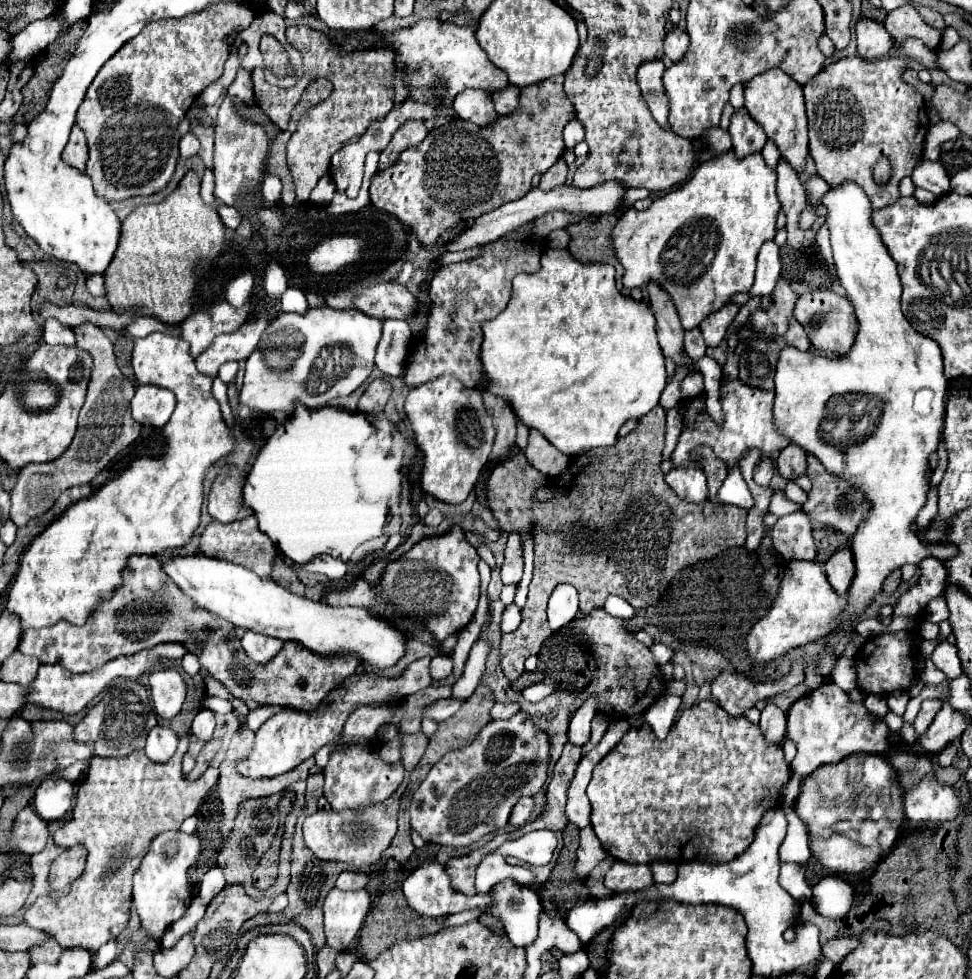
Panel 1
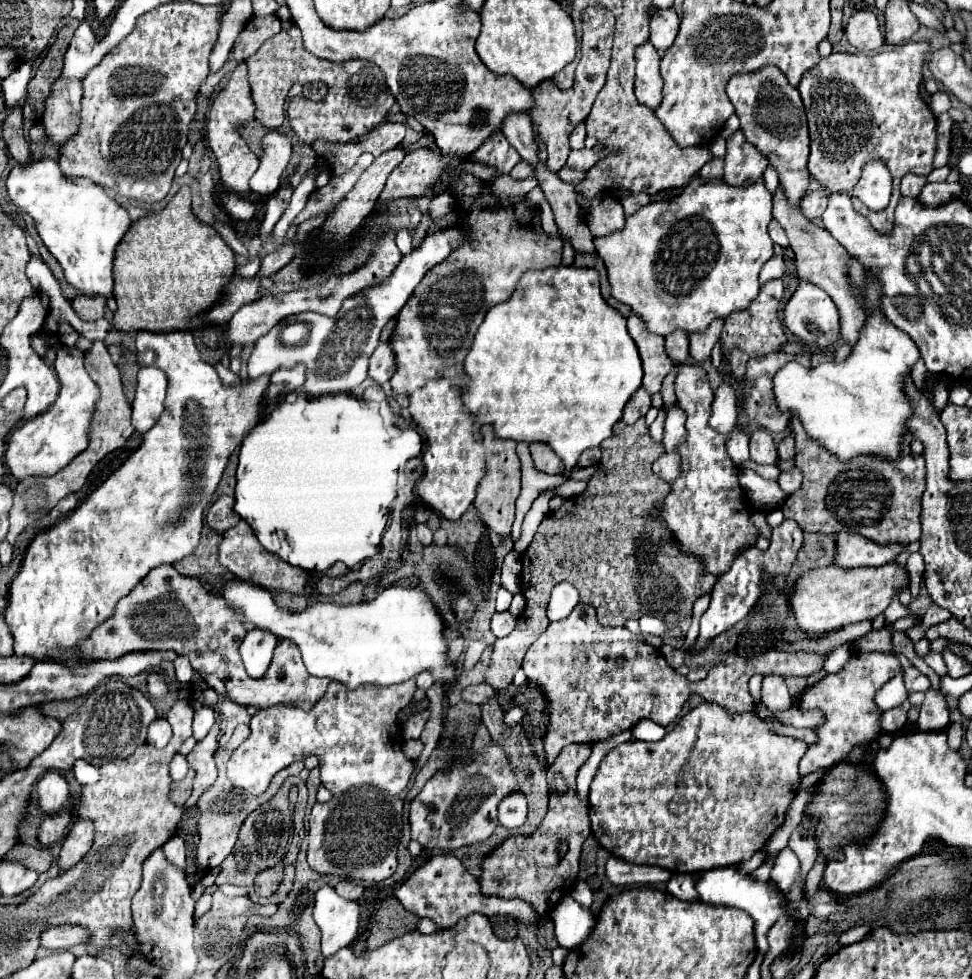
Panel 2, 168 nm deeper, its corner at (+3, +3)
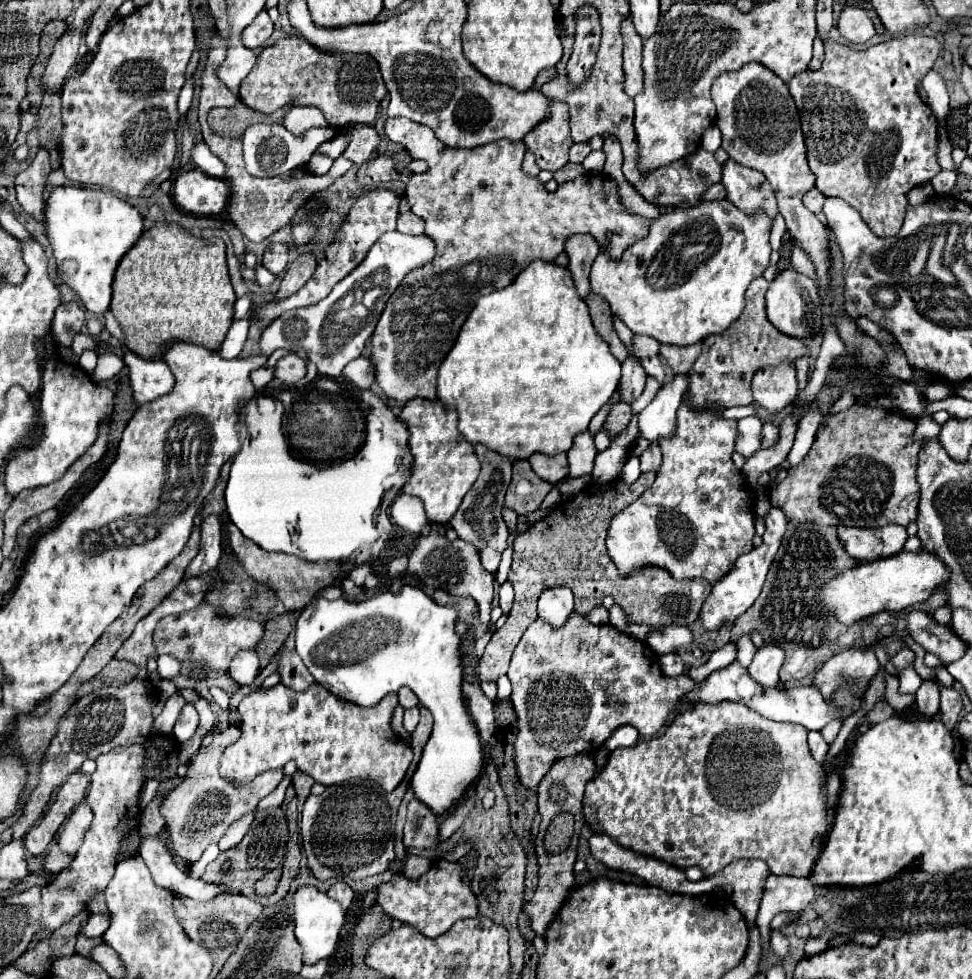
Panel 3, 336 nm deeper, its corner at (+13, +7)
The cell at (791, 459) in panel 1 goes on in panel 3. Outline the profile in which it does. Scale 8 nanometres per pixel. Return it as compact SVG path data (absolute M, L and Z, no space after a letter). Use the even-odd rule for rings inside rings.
M766 423L764 429L762 429L762 447L768 449L768 447L774 447L780 439L780 433L778 433L778 427L772 425L772 423Z

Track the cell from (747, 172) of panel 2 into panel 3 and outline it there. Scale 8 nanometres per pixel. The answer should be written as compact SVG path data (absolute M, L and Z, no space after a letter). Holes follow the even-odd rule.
M730 159L722 165L722 185L726 197L744 213L754 213L756 209L766 211L768 217L778 213L774 191L760 171L742 167Z

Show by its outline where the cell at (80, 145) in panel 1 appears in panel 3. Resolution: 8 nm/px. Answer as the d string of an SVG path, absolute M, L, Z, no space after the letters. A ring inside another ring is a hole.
M82 27L74 29L72 33L64 33L56 41L54 53L50 55L48 65L46 65L46 71L42 75L42 87L44 87L44 91L60 89L62 83L66 81L70 69L76 65L80 35L82 35Z

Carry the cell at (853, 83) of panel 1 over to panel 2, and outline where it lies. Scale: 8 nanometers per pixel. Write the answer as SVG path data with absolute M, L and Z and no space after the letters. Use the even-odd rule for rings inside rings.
M928 41L904 43L892 51L876 55L832 53L806 71L798 85L810 127L812 151L808 171L814 179L818 179L830 193L852 191L866 163L882 161L888 167L892 175L888 209L874 213L852 197L854 209L882 235L890 235L894 229L894 209L900 201L900 179L908 173L926 177L934 169L936 117L920 97L922 67L928 53Z

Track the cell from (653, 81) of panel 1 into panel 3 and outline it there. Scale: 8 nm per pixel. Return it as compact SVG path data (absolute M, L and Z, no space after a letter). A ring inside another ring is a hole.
M630 19L622 23L624 37L624 91L630 97L642 93L644 71L642 71L642 37L636 33Z

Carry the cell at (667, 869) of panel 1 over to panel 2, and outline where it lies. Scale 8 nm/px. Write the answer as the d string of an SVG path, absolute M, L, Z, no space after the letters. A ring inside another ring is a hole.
M674 873L672 879L666 883L666 887L668 887L668 893L676 895L678 899L698 899L698 893L696 893L694 881L692 881L692 875Z

